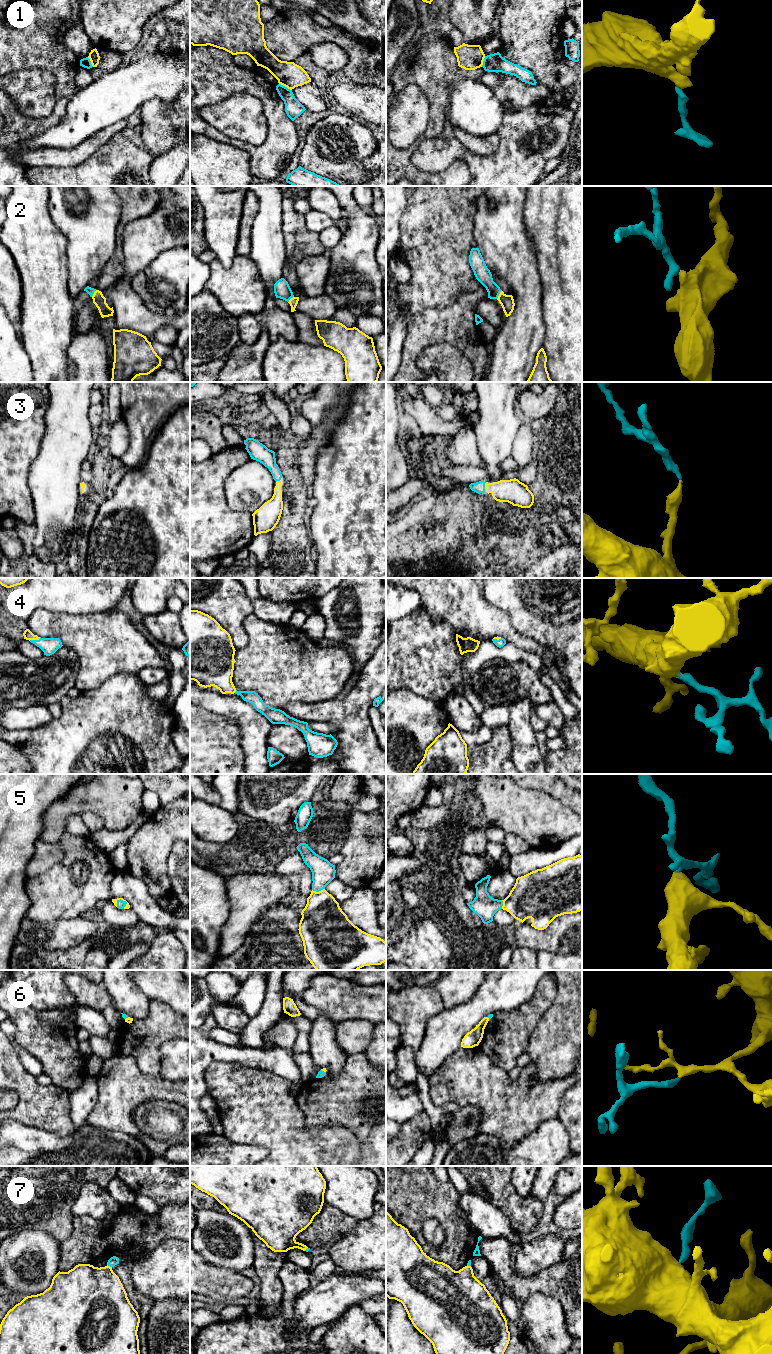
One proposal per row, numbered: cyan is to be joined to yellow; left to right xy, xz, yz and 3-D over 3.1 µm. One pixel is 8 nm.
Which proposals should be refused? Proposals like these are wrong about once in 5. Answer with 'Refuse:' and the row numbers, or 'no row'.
Refuse: 1

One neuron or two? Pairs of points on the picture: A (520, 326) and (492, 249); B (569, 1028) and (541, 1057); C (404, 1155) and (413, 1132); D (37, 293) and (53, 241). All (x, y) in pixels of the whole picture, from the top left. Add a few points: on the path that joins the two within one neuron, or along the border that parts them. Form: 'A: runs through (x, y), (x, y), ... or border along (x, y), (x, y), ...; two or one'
A: runs through (524, 306), (521, 276), (512, 267); one
B: runs through (562, 1035), (548, 1050); one
C: runs through (404, 1149), (404, 1145), (410, 1138); one
D: runs through (43, 280), (43, 254); one

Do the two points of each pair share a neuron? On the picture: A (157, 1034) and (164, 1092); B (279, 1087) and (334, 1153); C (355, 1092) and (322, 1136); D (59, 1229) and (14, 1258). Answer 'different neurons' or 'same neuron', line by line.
A: different neurons
B: same neuron
C: different neurons
D: different neurons

